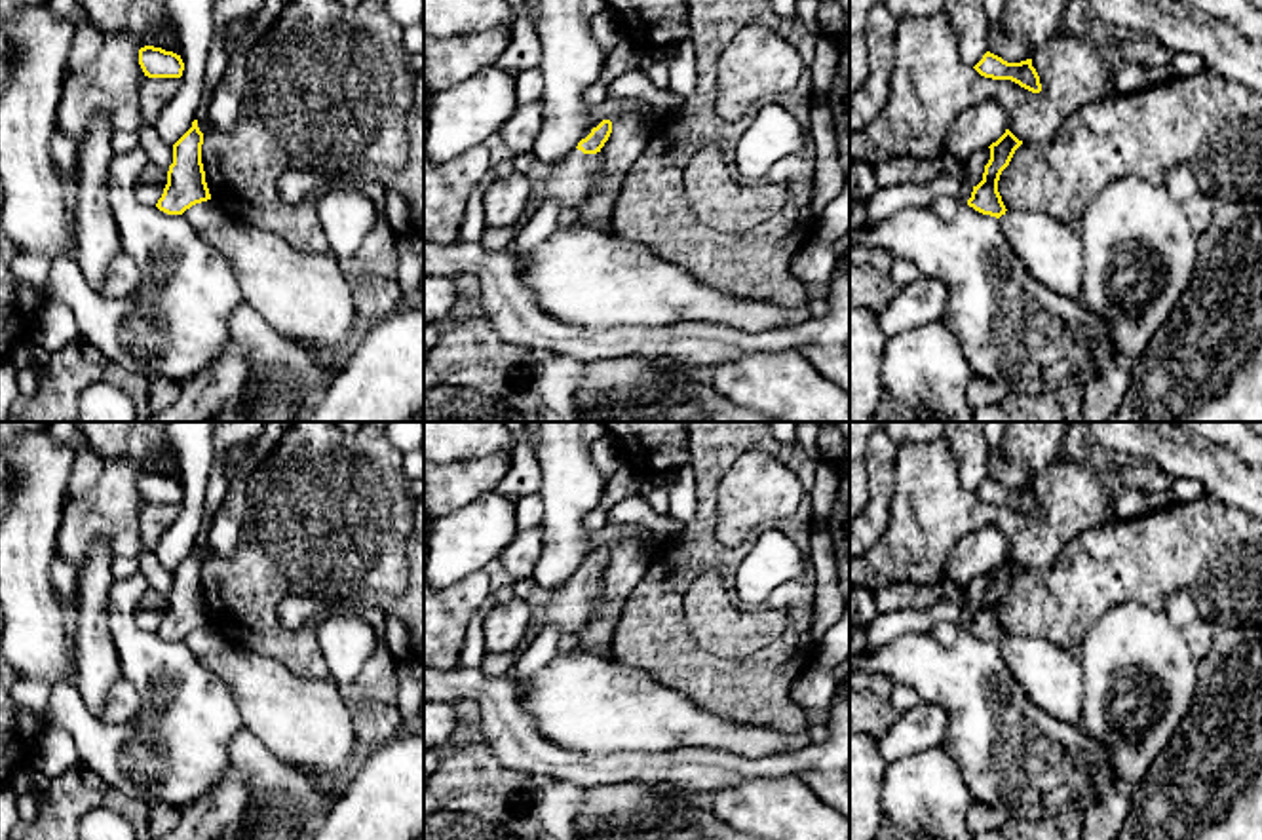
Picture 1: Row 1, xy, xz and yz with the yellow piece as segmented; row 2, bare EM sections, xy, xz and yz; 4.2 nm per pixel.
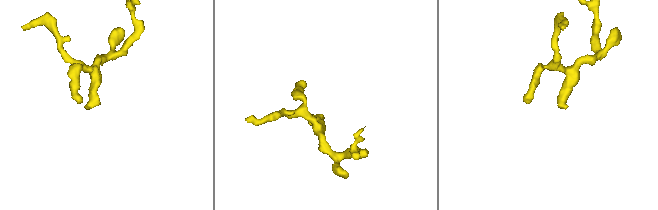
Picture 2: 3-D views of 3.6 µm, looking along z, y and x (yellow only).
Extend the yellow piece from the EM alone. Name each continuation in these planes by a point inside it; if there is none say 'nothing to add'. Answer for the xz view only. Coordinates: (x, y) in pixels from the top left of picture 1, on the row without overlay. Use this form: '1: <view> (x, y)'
1: xz (569, 607)

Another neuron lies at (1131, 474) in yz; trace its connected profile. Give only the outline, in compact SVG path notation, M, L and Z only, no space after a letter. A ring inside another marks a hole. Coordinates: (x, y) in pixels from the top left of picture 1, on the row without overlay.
M1135 460L1133 464L1121 466L1118 469L1121 487L1135 487L1146 494L1156 490L1171 494L1176 481L1175 475L1167 473L1159 466L1144 460Z

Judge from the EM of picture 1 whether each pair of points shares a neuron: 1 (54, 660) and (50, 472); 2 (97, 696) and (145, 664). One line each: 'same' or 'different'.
1: same
2: different

